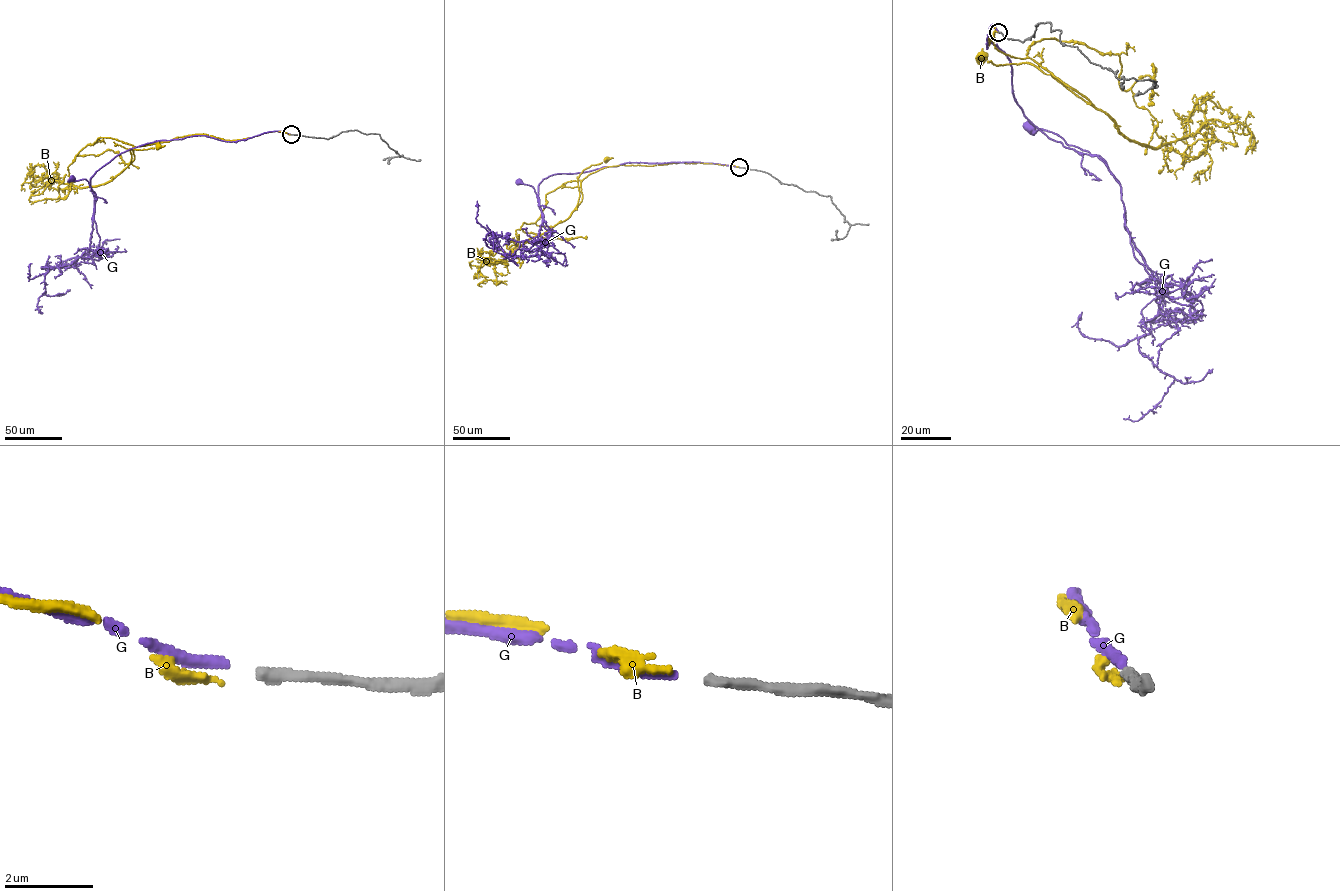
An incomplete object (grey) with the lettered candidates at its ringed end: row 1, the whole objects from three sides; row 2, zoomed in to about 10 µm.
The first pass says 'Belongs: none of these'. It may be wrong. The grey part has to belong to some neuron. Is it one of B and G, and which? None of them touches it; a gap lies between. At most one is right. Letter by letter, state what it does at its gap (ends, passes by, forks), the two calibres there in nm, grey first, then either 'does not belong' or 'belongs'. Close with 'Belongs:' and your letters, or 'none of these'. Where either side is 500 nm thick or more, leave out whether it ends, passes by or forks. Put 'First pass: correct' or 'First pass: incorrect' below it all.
B: it ends there; 220 nm thick on the grey side, 190 nm on the other; belongs
G: it ends there; 220 nm thick on the grey side, 220 nm on the other; does not belong
Belongs: B
First pass: incorrect

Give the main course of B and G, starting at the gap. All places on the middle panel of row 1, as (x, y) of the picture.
B: (738, 167), (699, 162), (604, 167), (581, 182), (582, 200), (575, 209), (579, 196), (579, 175), (605, 160)
G: (738, 167), (693, 162), (627, 162), (583, 172), (552, 174), (539, 184), (540, 210), (534, 189), (520, 182)

